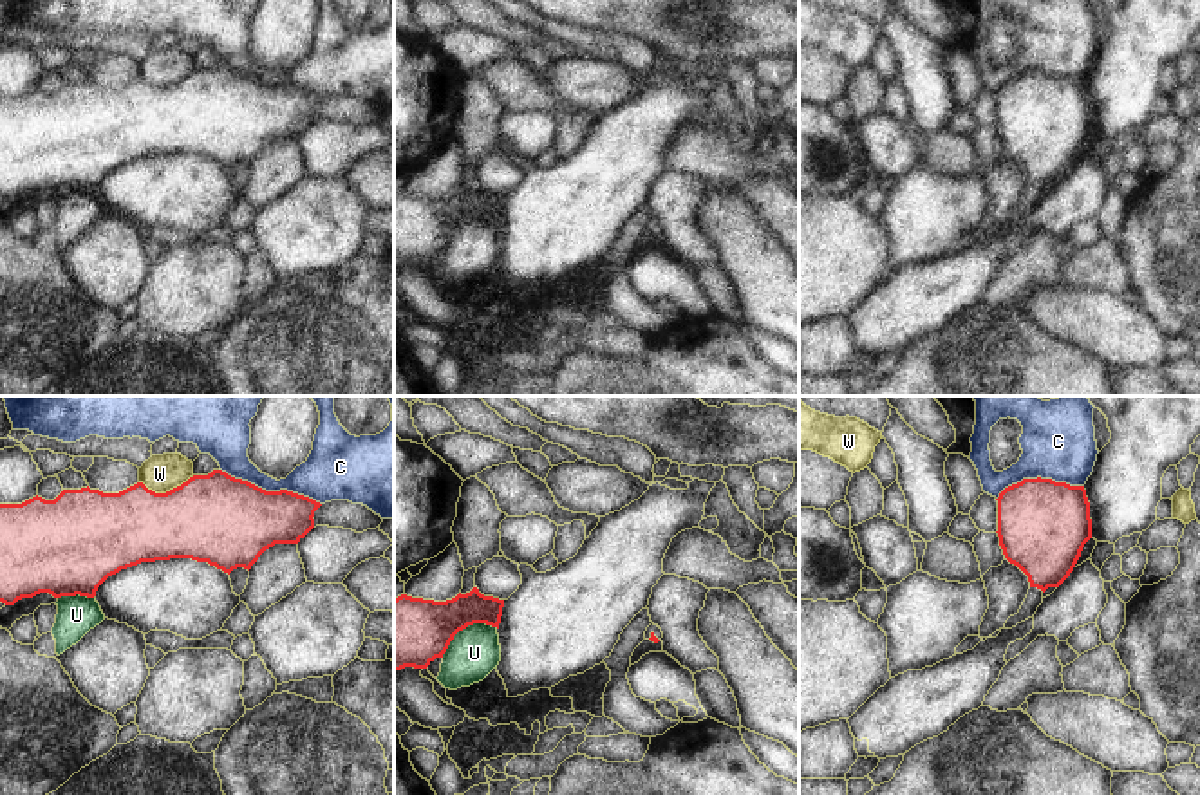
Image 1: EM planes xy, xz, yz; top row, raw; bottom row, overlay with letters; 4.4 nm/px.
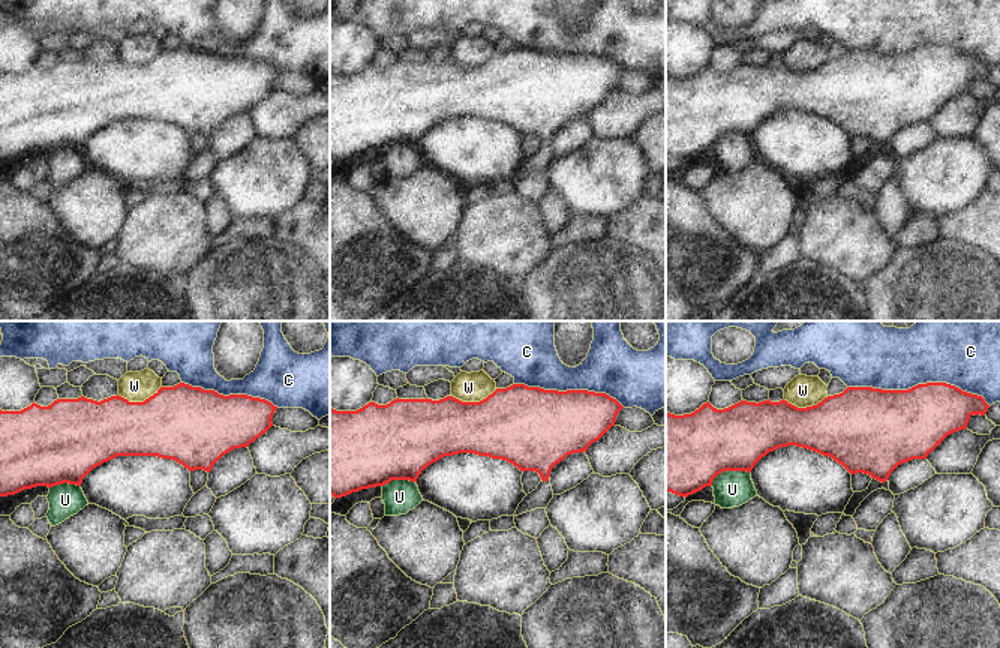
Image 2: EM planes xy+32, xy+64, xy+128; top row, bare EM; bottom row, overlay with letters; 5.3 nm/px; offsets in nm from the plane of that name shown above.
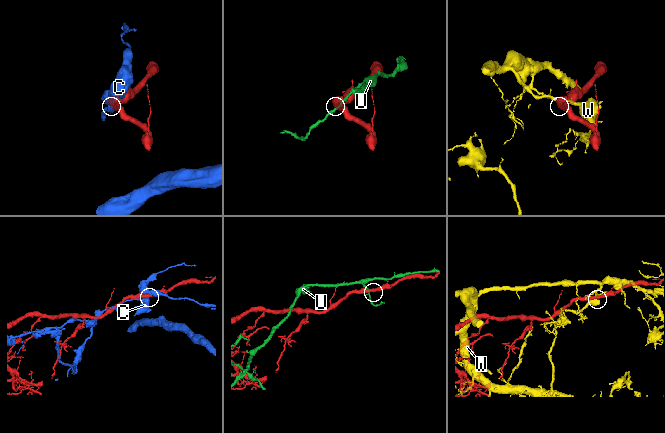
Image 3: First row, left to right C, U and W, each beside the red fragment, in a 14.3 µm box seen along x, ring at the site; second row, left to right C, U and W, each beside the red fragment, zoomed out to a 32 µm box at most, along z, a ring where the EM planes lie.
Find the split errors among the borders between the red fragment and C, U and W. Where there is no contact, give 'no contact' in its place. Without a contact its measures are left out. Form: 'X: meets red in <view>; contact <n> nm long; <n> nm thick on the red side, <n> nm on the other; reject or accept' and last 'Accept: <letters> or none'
C: meets red in xy; contact 480 nm long; 400 nm thick on the red side, 220 nm on the other; reject
U: meets red in xz; contact 280 nm long; 300 nm thick on the red side, 220 nm on the other; reject
W: meets red in xy; contact 260 nm long; 400 nm thick on the red side, 160 nm on the other; reject
Accept: none

